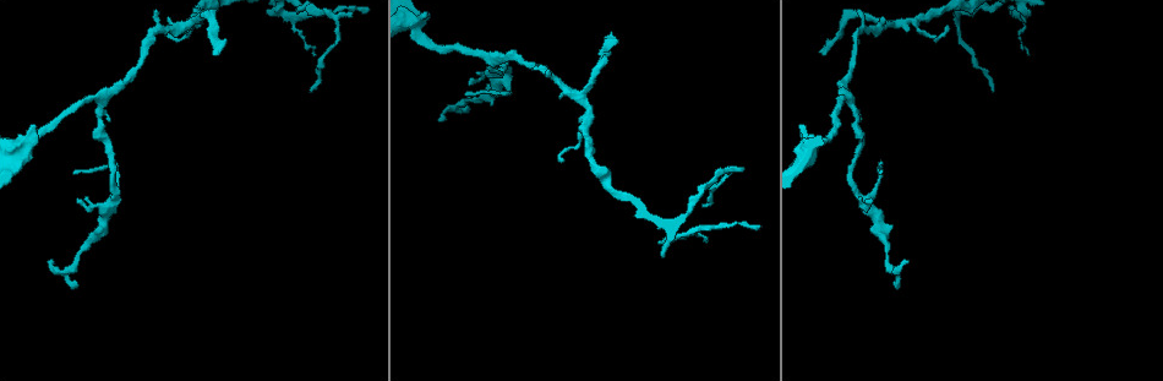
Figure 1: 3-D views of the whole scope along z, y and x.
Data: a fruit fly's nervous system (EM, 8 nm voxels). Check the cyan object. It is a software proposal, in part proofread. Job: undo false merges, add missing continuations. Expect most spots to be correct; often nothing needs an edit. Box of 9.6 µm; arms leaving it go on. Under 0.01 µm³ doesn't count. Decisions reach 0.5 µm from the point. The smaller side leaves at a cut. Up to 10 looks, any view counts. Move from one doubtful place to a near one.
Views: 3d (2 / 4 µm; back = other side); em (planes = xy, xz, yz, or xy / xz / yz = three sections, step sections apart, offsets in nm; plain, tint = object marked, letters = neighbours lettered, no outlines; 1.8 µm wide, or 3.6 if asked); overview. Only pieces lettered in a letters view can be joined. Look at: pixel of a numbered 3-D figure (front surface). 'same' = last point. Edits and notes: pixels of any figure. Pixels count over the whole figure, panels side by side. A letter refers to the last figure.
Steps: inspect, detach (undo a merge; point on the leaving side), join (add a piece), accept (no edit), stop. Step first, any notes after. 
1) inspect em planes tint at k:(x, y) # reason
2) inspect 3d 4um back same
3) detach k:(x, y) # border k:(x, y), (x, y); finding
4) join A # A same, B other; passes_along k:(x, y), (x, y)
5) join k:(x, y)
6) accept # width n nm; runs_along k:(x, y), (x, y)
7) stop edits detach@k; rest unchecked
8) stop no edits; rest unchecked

inspect em yz step 8 tint at 1:(1023, 10) # sharp bend

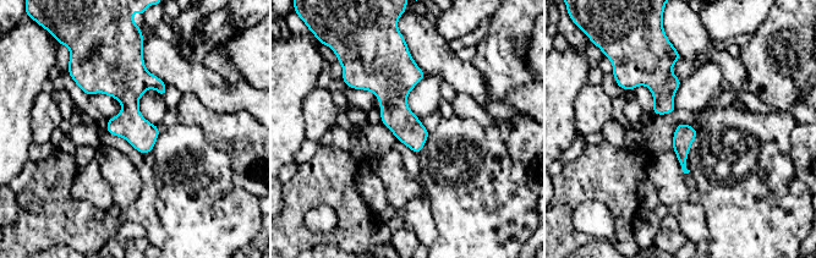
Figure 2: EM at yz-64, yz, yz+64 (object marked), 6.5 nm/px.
inspect em planes letters same

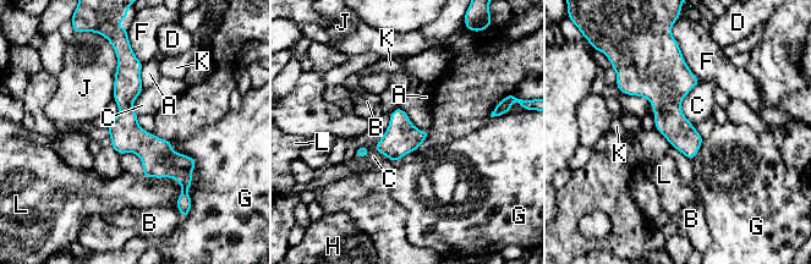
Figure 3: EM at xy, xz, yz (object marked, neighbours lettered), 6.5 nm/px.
accept # A other, B other, C other, D other, F other, G other, H other, J other, K other, L other; border 3:(700, 81), (681, 102), (691, 124); continuous, no second cell

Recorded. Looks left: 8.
inspect em planes letters at 1:(610, 34) # thin end

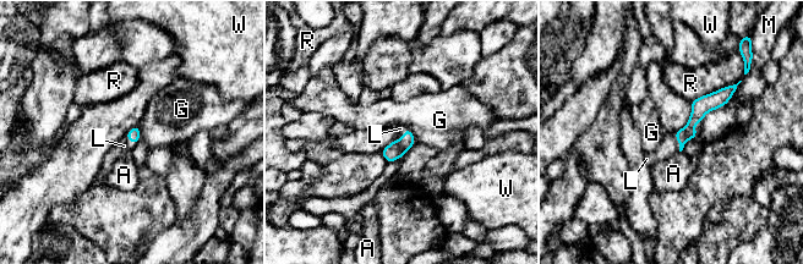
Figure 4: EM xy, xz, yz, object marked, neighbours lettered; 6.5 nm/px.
join L # A other, G other, L same, M other, R other, W other; the cell continues

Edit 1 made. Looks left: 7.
inspect overview

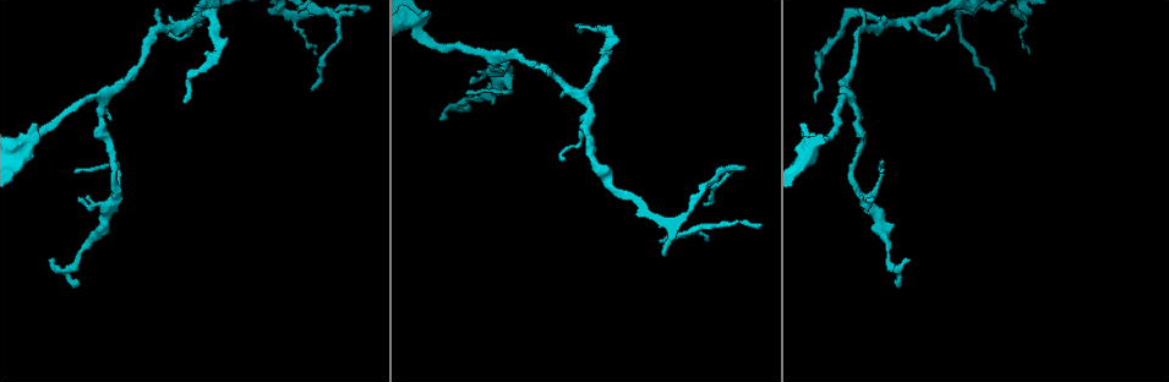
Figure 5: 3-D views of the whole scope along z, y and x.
inspect 3d 4um at 5:(117, 196) # thick turns thin

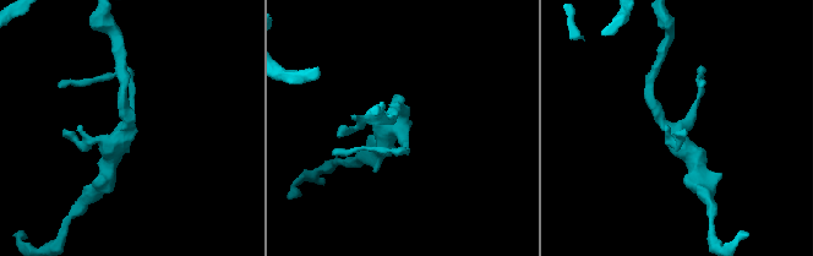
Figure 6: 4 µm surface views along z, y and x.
inspect em planes letters at 6:(124, 132) # now the EM

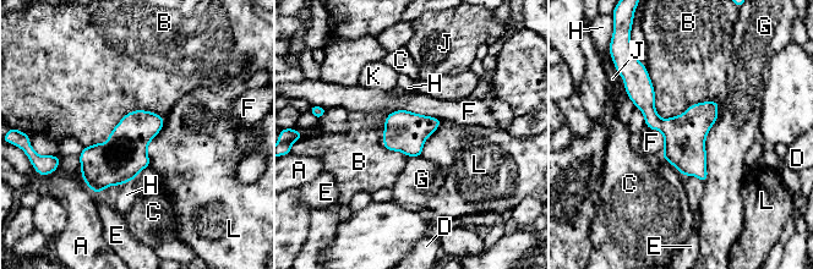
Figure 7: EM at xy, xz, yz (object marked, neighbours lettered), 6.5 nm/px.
accept # A other, B other, C other, D other, E other, F other, G other, H other, J other, K other, L other; one cell here

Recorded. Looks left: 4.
inspect 3d 4um at 5:(995, 88) # tapers out

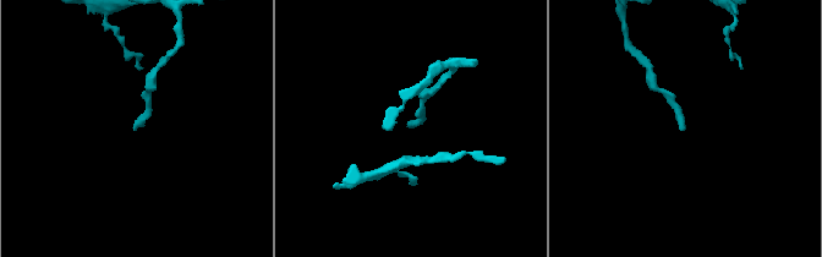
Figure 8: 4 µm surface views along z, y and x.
inspect em xz step 8 letters at 8:(683, 130) # need the tissue

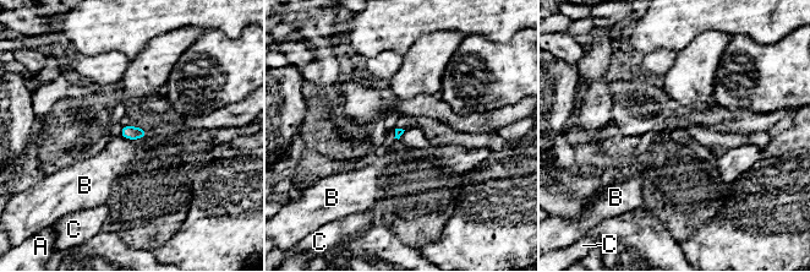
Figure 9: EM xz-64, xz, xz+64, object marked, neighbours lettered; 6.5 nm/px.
inspect em planes letters same # another direction

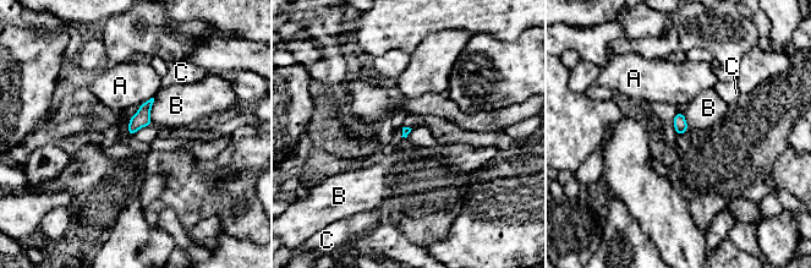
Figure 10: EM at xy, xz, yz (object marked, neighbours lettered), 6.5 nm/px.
accept # A other, B other, C other; border 10:(153, 97), (151, 107), (152, 124); none of them fits

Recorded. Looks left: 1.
stop edits join@4; rest unchecked

